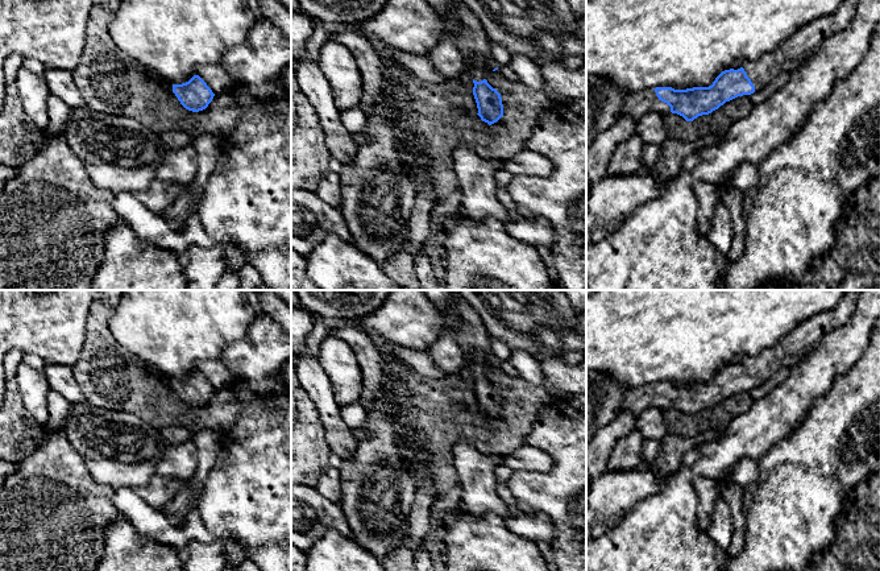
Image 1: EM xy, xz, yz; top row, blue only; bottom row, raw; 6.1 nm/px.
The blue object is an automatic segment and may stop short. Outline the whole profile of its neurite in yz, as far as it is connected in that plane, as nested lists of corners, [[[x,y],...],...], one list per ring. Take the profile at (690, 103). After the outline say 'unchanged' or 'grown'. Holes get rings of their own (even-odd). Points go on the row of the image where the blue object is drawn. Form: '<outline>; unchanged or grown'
[[[843,0],[840,7],[829,16],[819,17],[783,42],[773,51],[757,61],[747,62],[740,69],[722,71],[711,86],[674,90],[656,87],[628,94],[622,116],[639,120],[648,112],[677,113],[686,121],[709,115],[726,102],[738,96],[751,95],[764,88],[779,74],[796,69],[818,49],[827,38],[846,29],[855,13],[858,0]]]; grown

